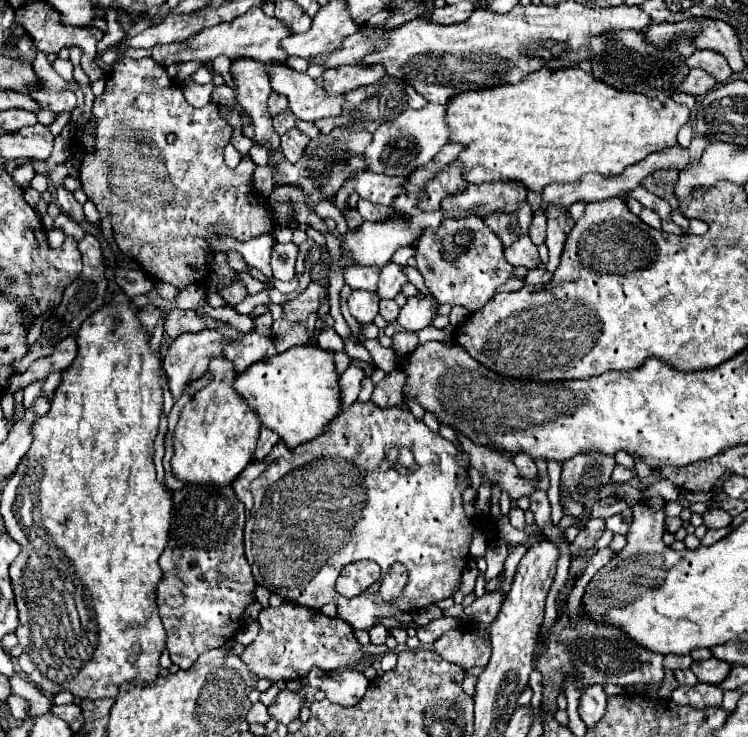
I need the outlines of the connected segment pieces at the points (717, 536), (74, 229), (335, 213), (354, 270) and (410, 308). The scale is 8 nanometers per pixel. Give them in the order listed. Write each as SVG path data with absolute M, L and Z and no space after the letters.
M726 526L726 528L720 528L720 530L708 530L706 536L702 538L702 544L704 544L704 546L714 544L714 542L722 540L726 534L730 534L730 530L732 530L732 526Z
M60 214L58 218L54 218L54 228L56 230L62 230L66 236L74 236L78 242L84 238L84 228L78 224L78 222L74 222L68 214Z
M322 200L322 202L314 204L314 212L316 212L320 218L332 218L332 220L336 222L336 228L338 228L338 232L340 232L340 234L346 234L346 232L348 232L348 226L346 226L344 216L340 214L340 210L338 210L338 208L334 208L334 204L332 204L332 202Z
M350 266L350 268L344 268L346 284L354 290L362 288L362 290L376 292L378 274L380 274L380 266Z
M412 296L408 298L406 306L400 308L398 324L408 332L418 332L432 324L436 312L438 312L438 302L432 296L424 296L424 298Z

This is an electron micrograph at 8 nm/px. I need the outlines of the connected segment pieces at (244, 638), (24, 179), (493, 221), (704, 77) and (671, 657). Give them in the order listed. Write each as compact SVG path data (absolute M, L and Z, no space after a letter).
M254 620L254 622L250 622L244 630L240 630L240 632L236 634L236 642L248 646L248 644L258 636L258 632L260 632L260 624Z
M22 162L12 170L12 178L16 180L16 184L20 184L22 188L28 188L28 182L34 178L34 168L30 162Z
M524 202L522 208L512 214L496 212L486 218L486 226L492 228L492 232L502 240L504 248L508 248L518 238L526 236L530 222L532 222L532 210L530 210L528 202Z
M690 70L688 78L684 80L684 84L678 88L678 92L688 92L688 94L706 94L708 90L714 90L718 84L714 82L714 78L704 72L704 70Z
M666 654L664 656L664 666L668 670L678 670L678 668L686 670L686 668L690 668L690 664L692 664L690 656L682 656L682 654Z

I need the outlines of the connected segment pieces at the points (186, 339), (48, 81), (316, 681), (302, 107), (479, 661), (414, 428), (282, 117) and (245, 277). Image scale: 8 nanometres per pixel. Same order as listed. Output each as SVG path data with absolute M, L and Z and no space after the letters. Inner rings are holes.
M218 330L182 334L172 342L162 366L168 374L168 386L174 400L182 396L186 384L194 382L206 372L210 358L224 354L224 344L226 340Z
M38 52L38 56L34 58L32 64L36 70L36 76L40 78L40 90L32 90L30 98L36 100L42 108L52 110L56 114L72 112L76 106L76 96L68 88L66 80L54 72L46 54Z
M312 670L312 674L306 678L312 688L324 690L326 698L340 706L354 706L370 684L366 676L356 670L342 670L340 674L324 674L322 670Z
M268 64L272 90L288 98L288 108L300 120L320 120L342 114L344 96L328 96L308 74L298 74L284 64Z
M464 628L444 632L434 642L434 650L448 662L460 664L462 668L486 666L490 658L488 642Z
M354 402L350 408L342 410L338 414L338 418L328 426L328 430L324 434L320 434L318 438L310 440L310 442L304 442L300 446L296 446L294 450L290 450L282 440L272 448L272 452L256 462L252 460L244 472L236 478L236 482L232 482L232 488L236 492L236 496L240 498L240 502L246 506L248 510L248 518L246 518L246 528L244 528L244 548L246 548L246 560L252 568L252 576L256 580L258 586L264 586L268 592L272 594L278 594L282 596L284 600L288 602L298 602L302 606L308 606L308 608L320 608L324 604L334 604L340 618L344 618L344 622L350 622L350 626L354 630L370 630L376 620L380 616L394 616L396 612L414 612L418 608L424 608L428 604L434 604L438 600L444 600L444 598L452 598L456 594L456 586L458 586L458 580L460 580L460 574L466 566L466 560L468 560L468 548L470 548L470 542L472 542L472 534L476 532L476 524L466 516L464 508L462 508L462 492L470 486L470 476L466 472L466 468L462 468L456 460L458 456L458 448L444 440L440 434L432 432L422 420L414 418L410 410L404 410L402 406L392 406L392 408L378 408L376 404L372 402ZM402 448L408 448L412 450L412 464L410 466L404 466L402 464L402 458L400 458L400 450ZM356 560L374 560L376 564L380 564L382 570L390 570L390 566L394 562L400 562L402 566L406 566L408 570L408 586L404 588L404 594L392 604L388 606L388 602L384 602L380 598L380 580L374 582L374 586L370 586L366 592L362 592L360 596L356 598L342 598L340 594L336 594L334 590L334 582L342 570L342 566L350 564L350 562L356 562Z
M286 110L284 114L280 114L274 118L274 129L280 136L294 126L294 122L290 122L290 116L292 116L292 112Z
M236 272L234 275L234 278L232 280L232 283L234 282L240 282L242 283L249 294L254 295L261 290L271 286L270 282L267 280L265 282L261 282L255 278L253 278L248 273L239 273Z

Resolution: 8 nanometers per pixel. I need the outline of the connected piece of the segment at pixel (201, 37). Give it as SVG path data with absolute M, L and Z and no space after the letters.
M252 6L246 14L238 16L232 22L222 22L216 24L212 28L204 28L202 32L198 32L192 40L192 44L168 44L168 46L154 46L152 48L152 58L154 62L160 62L162 66L170 66L170 64L180 64L180 62L188 62L188 60L198 60L198 62L212 62L216 56L228 56L230 60L236 58L256 58L260 62L284 62L288 58L288 54L284 54L280 42L290 36L292 32L288 30L288 26L284 26L284 22L280 22L278 18L268 18L262 8Z

